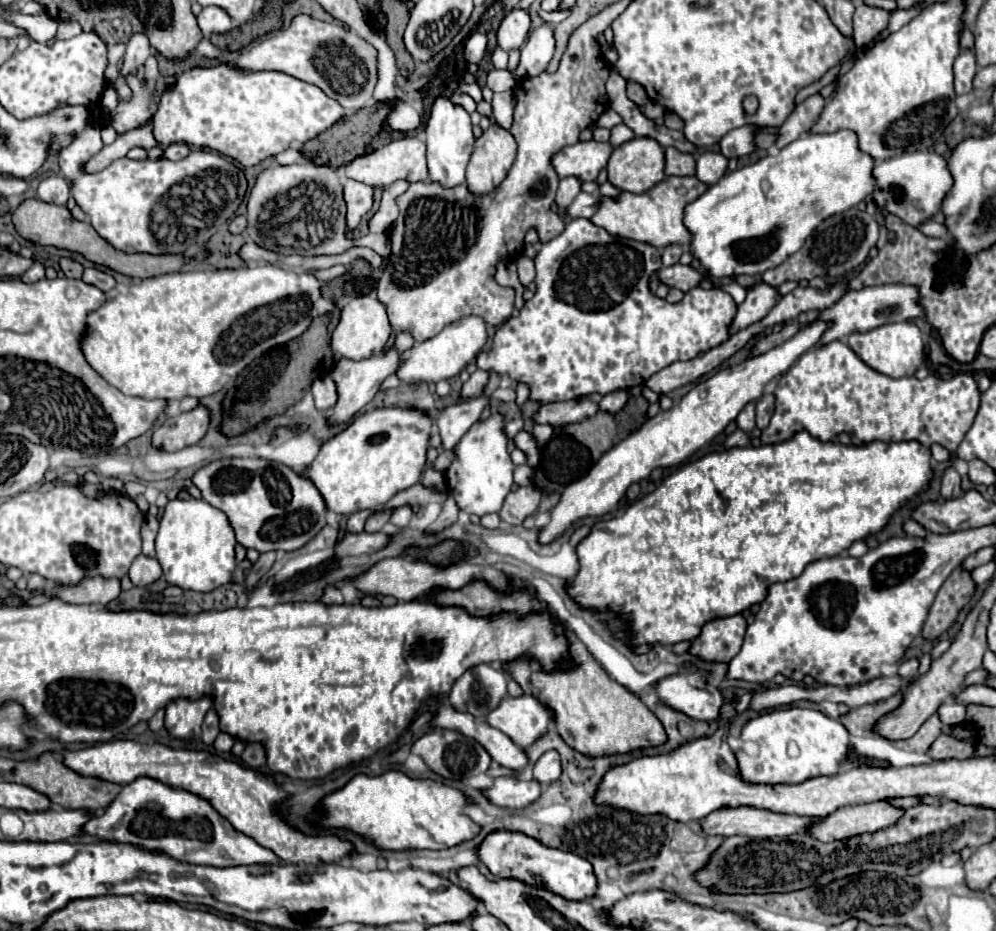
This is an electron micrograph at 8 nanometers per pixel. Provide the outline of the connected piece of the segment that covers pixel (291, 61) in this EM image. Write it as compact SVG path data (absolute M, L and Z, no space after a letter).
M295 15L287 29L279 29L255 43L249 51L243 51L237 57L235 67L247 71L287 73L305 83L317 85L347 111L359 111L371 105L377 83L377 51L343 25L323 23L311 15Z

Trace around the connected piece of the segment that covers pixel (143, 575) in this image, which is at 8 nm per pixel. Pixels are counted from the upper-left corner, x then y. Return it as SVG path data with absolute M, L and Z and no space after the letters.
M139 555L129 569L129 579L135 587L147 587L147 585L155 583L159 577L161 577L159 561L145 557L145 555Z

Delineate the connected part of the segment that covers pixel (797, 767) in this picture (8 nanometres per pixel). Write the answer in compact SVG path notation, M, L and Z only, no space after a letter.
M783 707L761 713L745 725L741 739L757 743L753 757L737 753L741 777L749 783L799 783L807 777L835 775L849 759L849 733L843 723L815 709Z

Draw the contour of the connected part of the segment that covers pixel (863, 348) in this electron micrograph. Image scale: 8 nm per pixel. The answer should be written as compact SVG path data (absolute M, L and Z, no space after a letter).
M909 321L881 325L867 333L853 333L849 335L847 345L863 363L867 363L871 369L887 377L911 377L924 364L925 344L922 340L922 332L915 323Z

